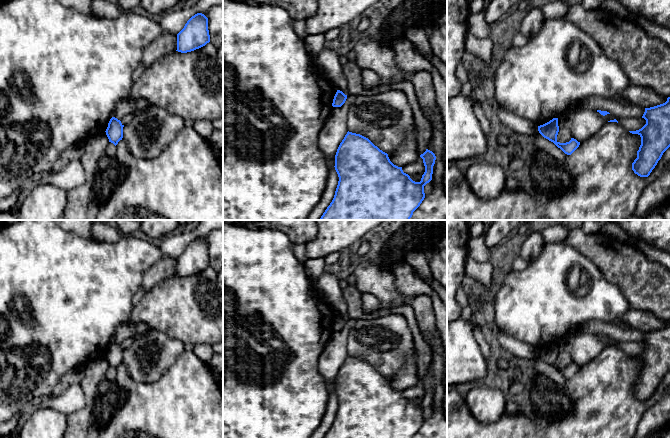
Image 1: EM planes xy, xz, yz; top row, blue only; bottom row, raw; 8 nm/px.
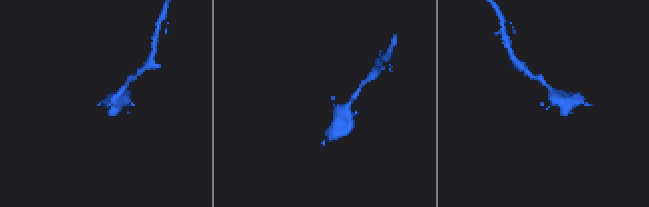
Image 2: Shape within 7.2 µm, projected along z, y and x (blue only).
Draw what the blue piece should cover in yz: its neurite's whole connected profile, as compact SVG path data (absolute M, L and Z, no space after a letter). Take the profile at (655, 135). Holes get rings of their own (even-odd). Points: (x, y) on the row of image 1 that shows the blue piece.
M671 96L663 104L645 108L642 118L646 124L639 130L629 131L641 137L632 170L640 177L648 177L671 146Z

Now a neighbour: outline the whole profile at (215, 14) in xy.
M223 5L202 12L208 18L210 42L217 48L223 44Z

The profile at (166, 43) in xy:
M168 31L158 36L144 50L142 54L143 68L151 66L157 59L177 50L177 35Z

